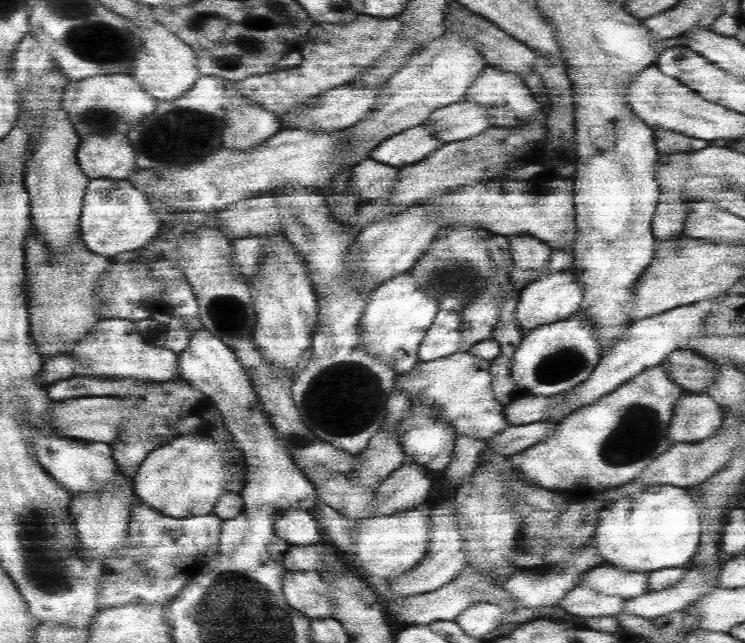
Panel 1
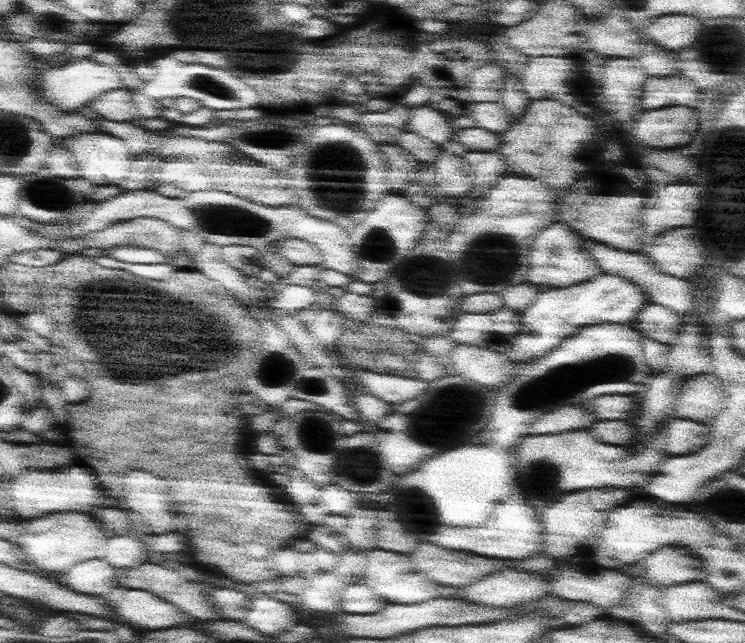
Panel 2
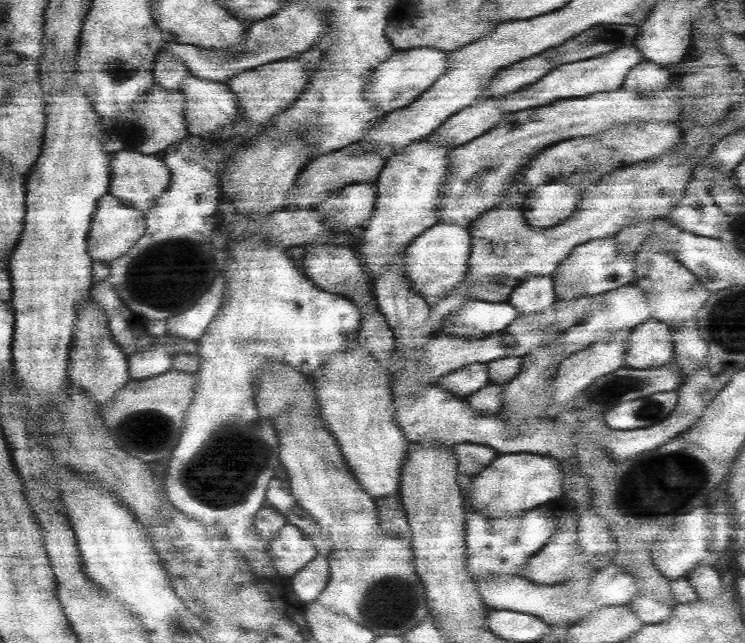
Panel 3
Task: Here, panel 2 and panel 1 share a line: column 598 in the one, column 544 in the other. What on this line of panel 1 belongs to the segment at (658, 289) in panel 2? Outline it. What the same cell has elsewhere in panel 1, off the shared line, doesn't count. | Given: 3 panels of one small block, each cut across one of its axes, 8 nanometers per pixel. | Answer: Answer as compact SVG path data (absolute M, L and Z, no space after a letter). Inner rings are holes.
M508 235L513 266L524 270L542 268L548 264L552 249L538 238L521 235Z

